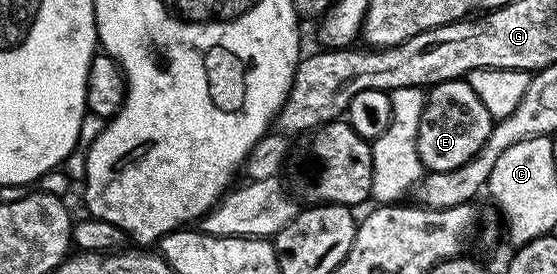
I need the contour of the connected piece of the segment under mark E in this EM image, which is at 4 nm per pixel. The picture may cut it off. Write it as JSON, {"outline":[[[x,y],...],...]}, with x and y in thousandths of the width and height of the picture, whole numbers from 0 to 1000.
{"outline":[[[837,288],[808,292],[779,310],[765,339],[756,401],[756,460],[749,460],[749,562],[767,628],[820,620],[835,606],[871,533],[885,442],[871,372],[849,343]]]}

